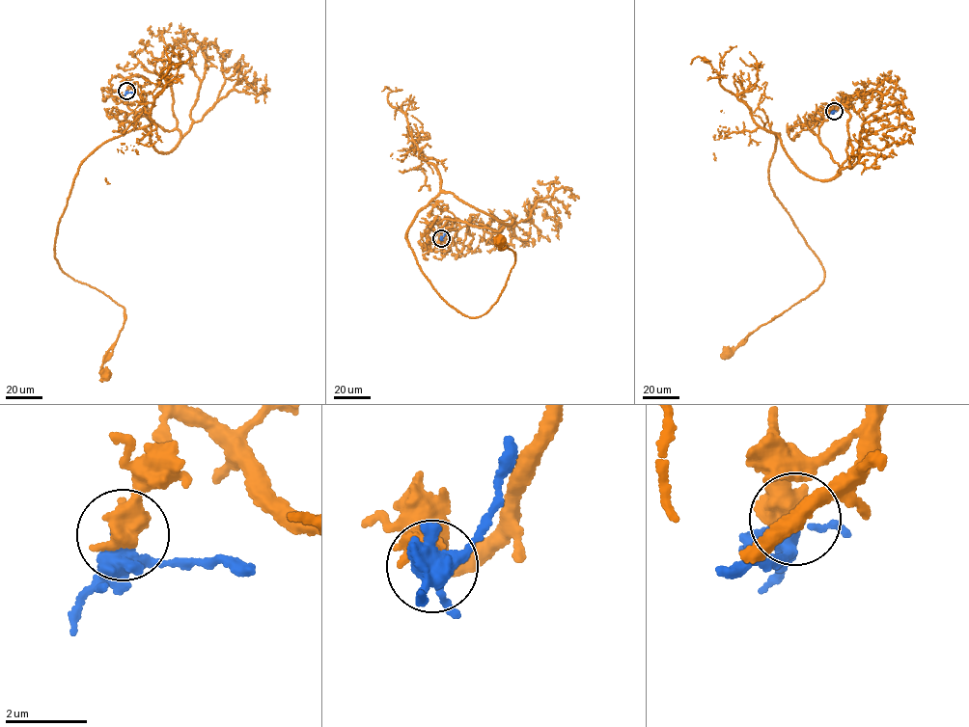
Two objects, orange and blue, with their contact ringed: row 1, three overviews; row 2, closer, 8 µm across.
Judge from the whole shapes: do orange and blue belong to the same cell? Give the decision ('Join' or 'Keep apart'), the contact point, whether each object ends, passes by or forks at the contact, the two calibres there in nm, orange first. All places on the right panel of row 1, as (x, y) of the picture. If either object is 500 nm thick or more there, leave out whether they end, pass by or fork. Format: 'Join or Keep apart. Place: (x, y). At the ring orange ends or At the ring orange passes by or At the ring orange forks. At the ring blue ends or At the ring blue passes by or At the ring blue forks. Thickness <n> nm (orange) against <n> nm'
Keep apart. Place: (834, 111). Thickness 700 nm (orange) against 360 nm

